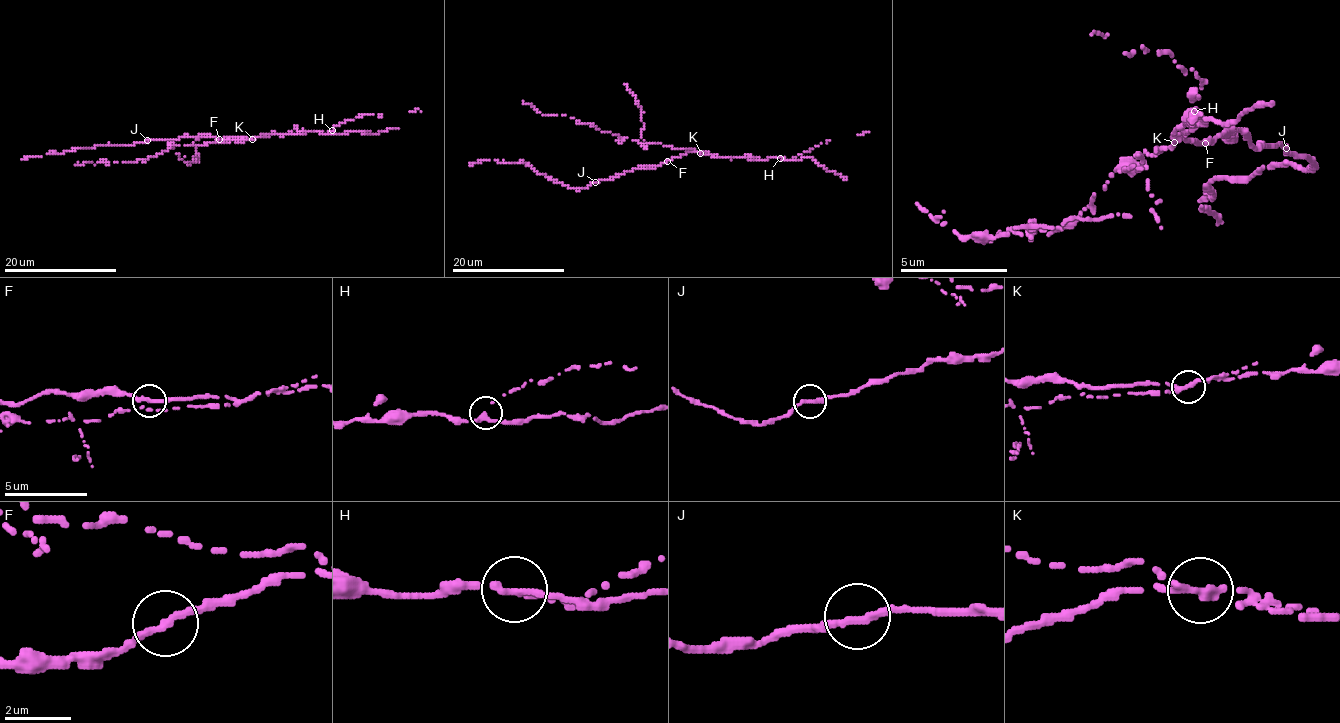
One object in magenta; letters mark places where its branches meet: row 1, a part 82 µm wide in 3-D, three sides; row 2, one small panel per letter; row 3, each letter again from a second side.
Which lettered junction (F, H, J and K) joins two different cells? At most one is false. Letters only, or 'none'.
K

